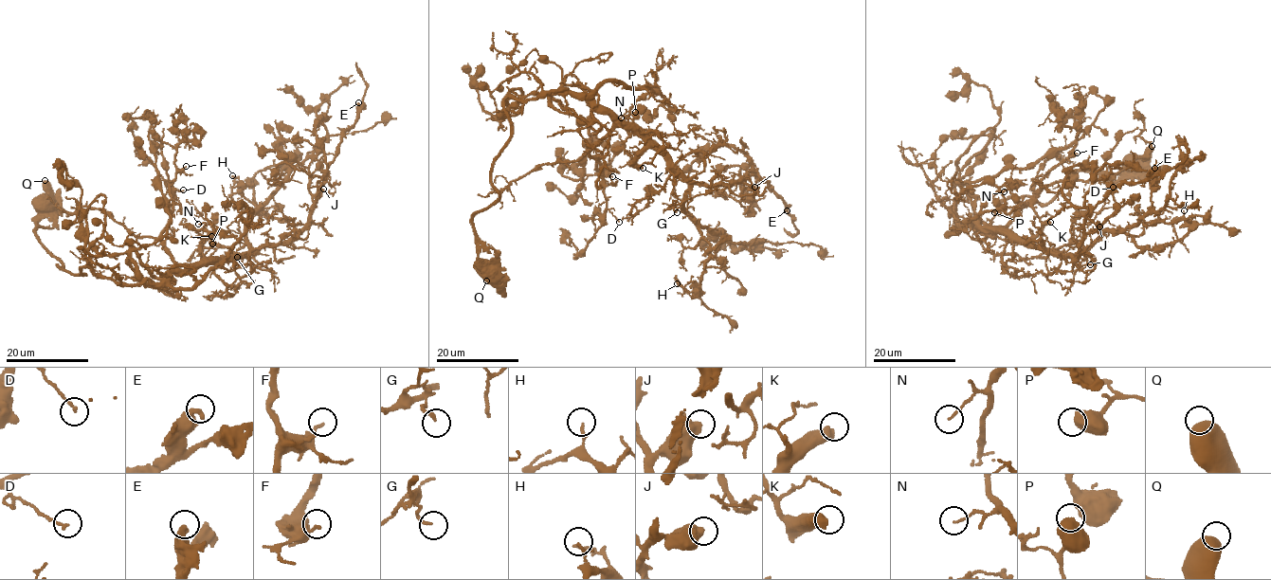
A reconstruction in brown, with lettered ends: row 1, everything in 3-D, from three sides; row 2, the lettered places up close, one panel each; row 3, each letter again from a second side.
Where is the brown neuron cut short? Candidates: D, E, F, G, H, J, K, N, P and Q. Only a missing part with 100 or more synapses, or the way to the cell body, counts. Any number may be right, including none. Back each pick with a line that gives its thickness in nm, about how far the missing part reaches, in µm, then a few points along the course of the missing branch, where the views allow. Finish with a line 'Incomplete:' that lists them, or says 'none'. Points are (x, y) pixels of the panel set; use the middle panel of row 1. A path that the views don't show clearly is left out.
K: 500 nm | 50 µm | (643, 168), (656, 161), (657, 191), (675, 211), (662, 225), (655, 257)
Incomplete: K

